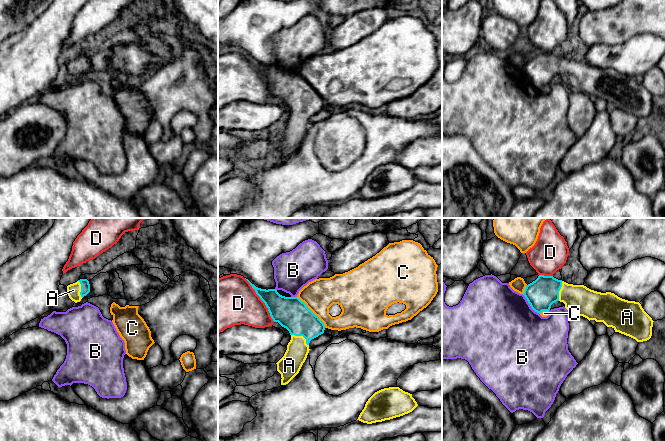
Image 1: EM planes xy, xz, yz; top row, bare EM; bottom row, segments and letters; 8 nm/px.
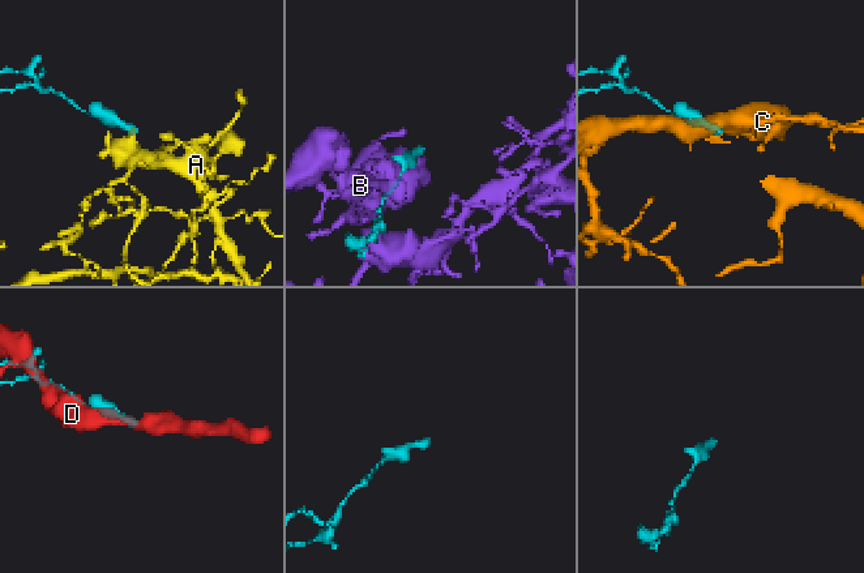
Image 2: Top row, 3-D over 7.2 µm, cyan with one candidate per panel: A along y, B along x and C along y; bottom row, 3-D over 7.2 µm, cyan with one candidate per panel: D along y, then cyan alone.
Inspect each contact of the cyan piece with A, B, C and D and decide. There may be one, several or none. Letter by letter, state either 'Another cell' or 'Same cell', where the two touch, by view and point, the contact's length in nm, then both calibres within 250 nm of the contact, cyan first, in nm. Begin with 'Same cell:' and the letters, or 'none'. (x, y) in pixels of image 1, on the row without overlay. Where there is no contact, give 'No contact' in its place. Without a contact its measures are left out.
Same cell: A
A: Same cell. Touches cyan at xz (301, 111). Shared border 170 nm. Thickness 260 nm (cyan) against 180 nm
B: Another cell. Touches cyan at yz (530, 81). Shared border 220 nm. Thickness 240 nm (cyan) against 500 nm
C: Another cell. Touches cyan at xz (312, 88). Shared border 340 nm. Thickness 260 nm (cyan) against 260 nm
D: Another cell. Touches cyan at xz (261, 75). Shared border 420 nm. Thickness 240 nm (cyan) against 400 nm

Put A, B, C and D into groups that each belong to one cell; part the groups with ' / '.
A / B / C / D

